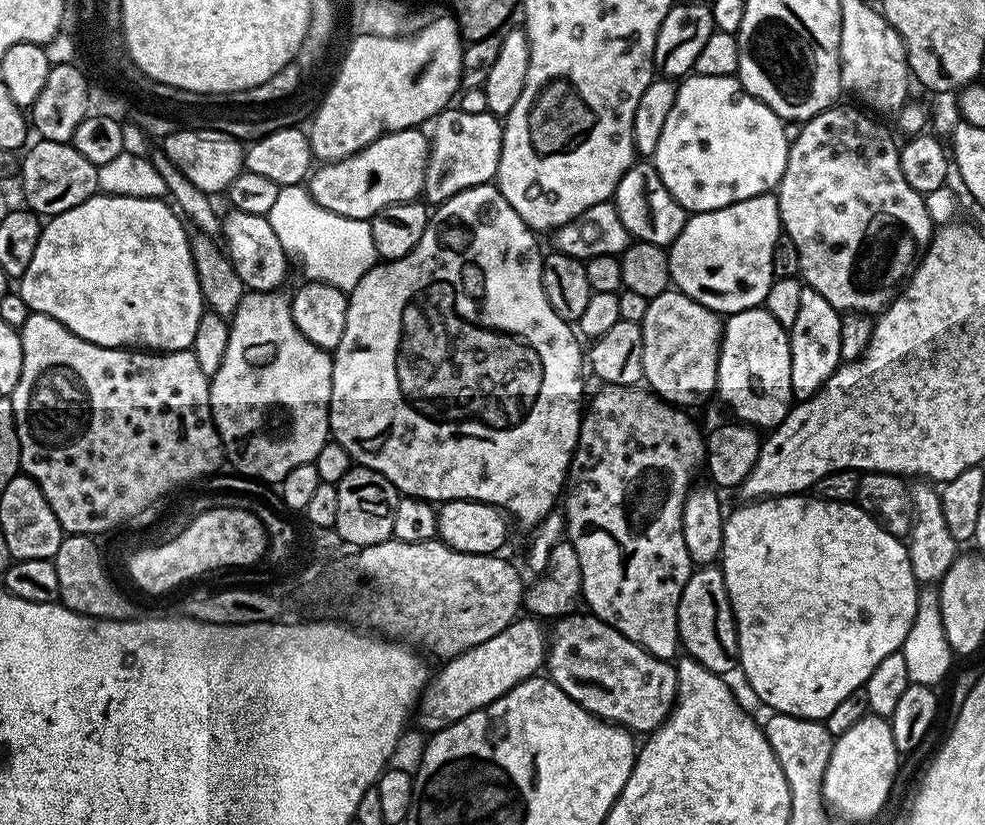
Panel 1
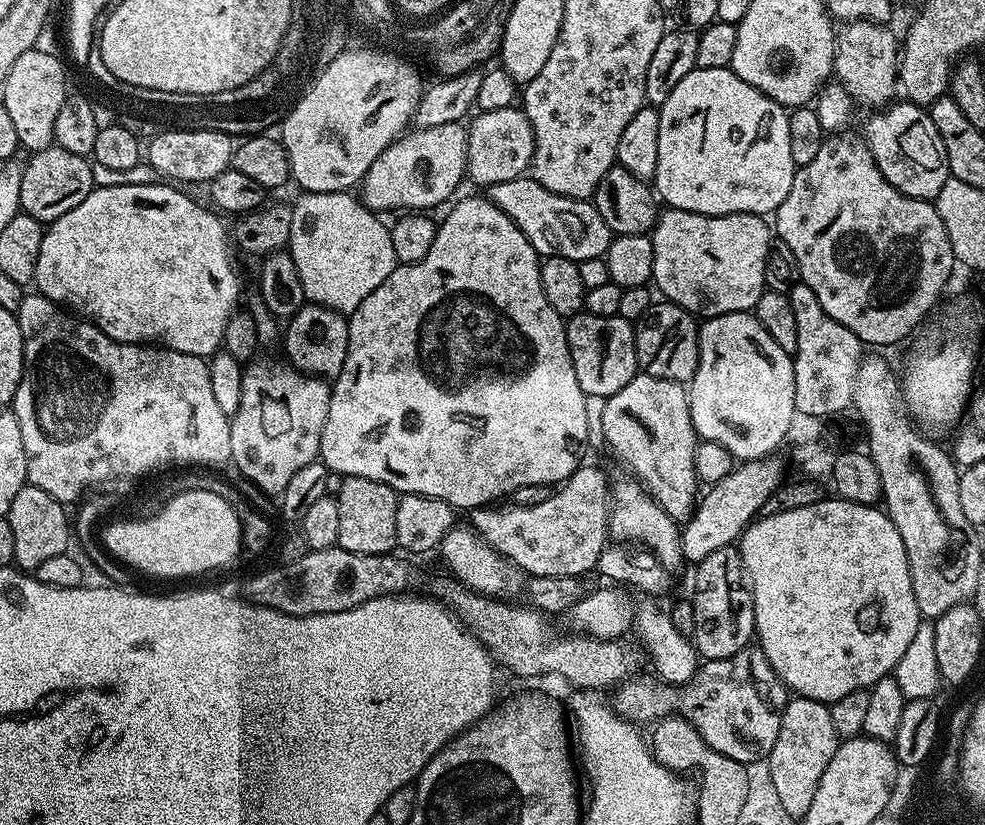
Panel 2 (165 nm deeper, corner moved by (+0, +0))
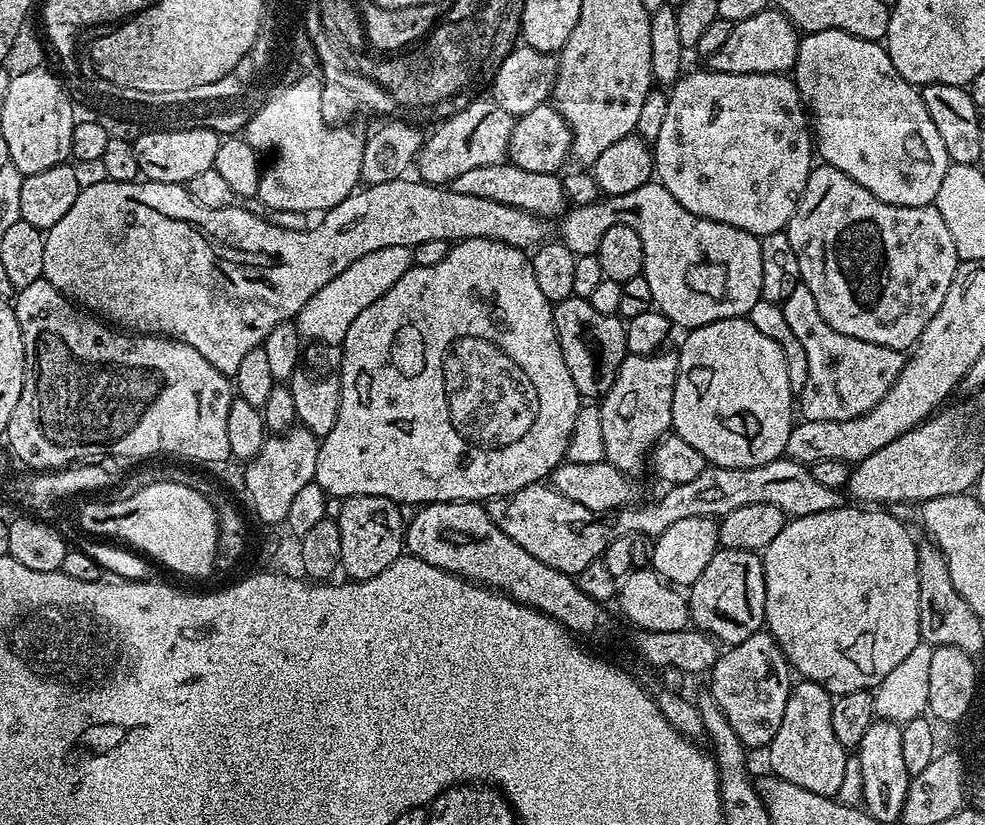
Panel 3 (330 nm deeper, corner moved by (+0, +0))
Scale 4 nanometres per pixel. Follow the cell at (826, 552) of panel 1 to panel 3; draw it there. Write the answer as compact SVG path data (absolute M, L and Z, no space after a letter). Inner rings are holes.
M845 506L835 508L834 510L826 510L825 512L815 512L809 516L798 516L789 519L785 523L782 534L778 534L778 538L774 538L774 542L770 542L768 548L763 549L762 559L764 561L764 581L766 582L766 610L764 611L764 623L767 631L778 642L778 646L784 652L784 657L788 659L789 665L803 679L813 680L815 684L820 684L831 692L833 697L842 694L850 694L851 692L867 692L875 689L877 684L881 684L886 678L886 674L890 674L890 670L894 670L894 666L898 666L898 662L902 662L902 658L906 658L906 654L910 654L910 650L914 650L914 646L922 643L920 639L920 627L918 626L918 547L917 541L912 541L910 533L904 529L904 524L896 516L891 516L888 510L873 510L868 506Z

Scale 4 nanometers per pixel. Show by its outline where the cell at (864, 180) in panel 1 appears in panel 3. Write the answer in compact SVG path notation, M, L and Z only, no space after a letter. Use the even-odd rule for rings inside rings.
M826 163L813 167L786 231L798 258L800 279L810 294L814 294L814 302L818 302L818 314L822 314L838 334L897 350L911 349L920 339L930 318L938 314L942 298L946 298L950 282L954 282L956 267L962 263L958 250L954 250L950 229L942 222L935 203L926 206L887 204L870 194L866 186L858 186L854 178Z

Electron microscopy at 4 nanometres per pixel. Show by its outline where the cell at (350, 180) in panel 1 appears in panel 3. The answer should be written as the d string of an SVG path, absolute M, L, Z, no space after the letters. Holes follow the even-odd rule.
M490 98L472 100L461 112L456 112L445 124L436 128L433 136L429 135L420 147L420 154L414 161L414 168L419 179L425 184L451 185L458 174L466 174L477 166L505 163L510 134L514 130L516 120L502 106L498 106Z

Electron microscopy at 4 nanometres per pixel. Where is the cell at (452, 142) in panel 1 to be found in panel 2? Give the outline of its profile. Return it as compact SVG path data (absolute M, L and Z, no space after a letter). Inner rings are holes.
M513 106L489 112L477 111L471 120L472 124L467 125L468 149L466 150L468 159L466 176L469 181L491 186L498 182L510 182L531 169L536 143L534 130L523 107Z

